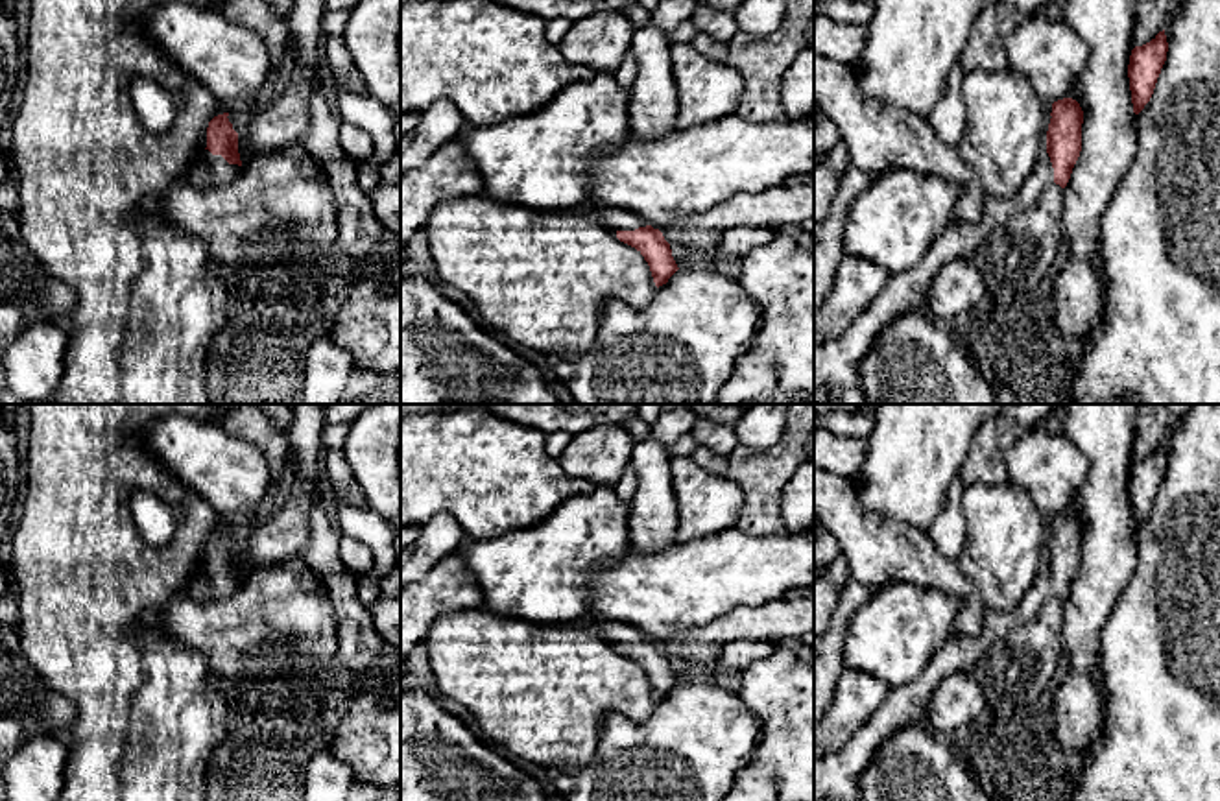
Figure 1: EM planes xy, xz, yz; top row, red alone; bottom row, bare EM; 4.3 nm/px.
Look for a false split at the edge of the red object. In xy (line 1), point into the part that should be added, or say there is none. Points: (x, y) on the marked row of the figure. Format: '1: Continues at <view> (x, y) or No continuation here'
1: Continues at xy (207, 170)

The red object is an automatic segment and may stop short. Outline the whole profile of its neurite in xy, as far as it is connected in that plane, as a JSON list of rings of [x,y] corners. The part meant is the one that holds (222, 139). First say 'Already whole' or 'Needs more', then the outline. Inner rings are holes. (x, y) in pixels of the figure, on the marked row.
Needs more. [[[223,113],[209,122],[207,148],[196,155],[188,172],[190,186],[227,186],[240,175],[238,133],[227,116],[229,113]]]

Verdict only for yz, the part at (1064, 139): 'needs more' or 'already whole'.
needs more

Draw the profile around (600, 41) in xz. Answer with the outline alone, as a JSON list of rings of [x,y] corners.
[[[412,0],[401,4],[401,113],[423,113],[436,102],[454,103],[465,124],[491,127],[515,116],[528,116],[548,105],[570,85],[594,79],[596,74],[616,74],[635,26],[622,11],[591,13],[572,20],[565,37],[554,44],[546,39],[546,20],[496,0]]]

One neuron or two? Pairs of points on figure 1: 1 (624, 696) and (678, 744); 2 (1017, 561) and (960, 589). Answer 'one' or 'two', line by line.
1: two
2: two

